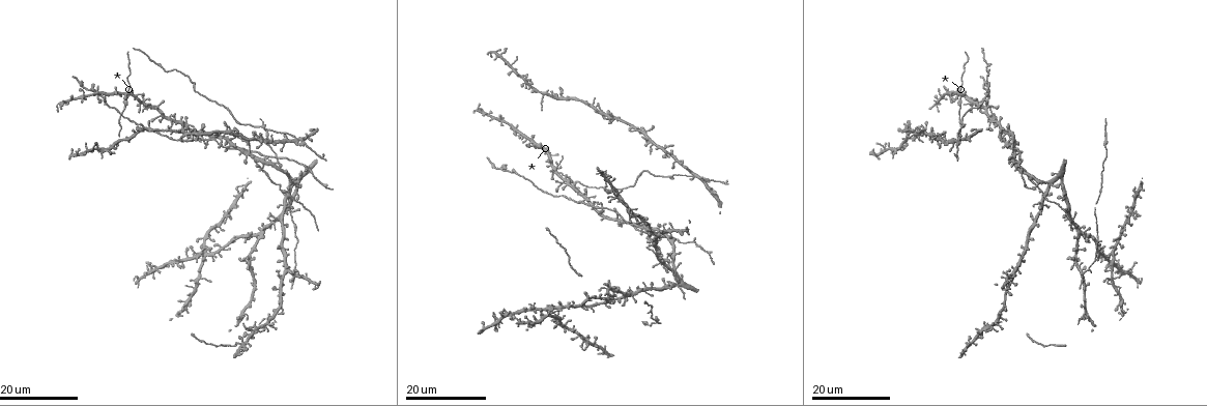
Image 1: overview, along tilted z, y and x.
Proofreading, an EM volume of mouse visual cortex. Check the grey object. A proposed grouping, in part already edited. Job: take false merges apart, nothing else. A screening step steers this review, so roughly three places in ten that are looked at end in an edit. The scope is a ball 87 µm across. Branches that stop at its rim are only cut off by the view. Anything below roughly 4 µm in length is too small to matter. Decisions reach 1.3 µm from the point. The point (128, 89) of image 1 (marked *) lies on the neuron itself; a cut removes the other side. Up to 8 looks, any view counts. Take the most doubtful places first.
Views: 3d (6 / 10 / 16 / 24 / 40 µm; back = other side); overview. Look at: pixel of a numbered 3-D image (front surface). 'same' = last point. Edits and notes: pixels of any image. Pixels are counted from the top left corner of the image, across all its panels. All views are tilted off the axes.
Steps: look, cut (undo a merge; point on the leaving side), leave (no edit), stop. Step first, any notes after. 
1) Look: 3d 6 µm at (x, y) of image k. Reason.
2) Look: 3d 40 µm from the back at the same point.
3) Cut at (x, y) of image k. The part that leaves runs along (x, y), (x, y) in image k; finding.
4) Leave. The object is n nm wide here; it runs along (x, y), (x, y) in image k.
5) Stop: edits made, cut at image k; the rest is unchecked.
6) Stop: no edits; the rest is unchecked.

Look: 3d 16 µm at (640, 233) of image 1.

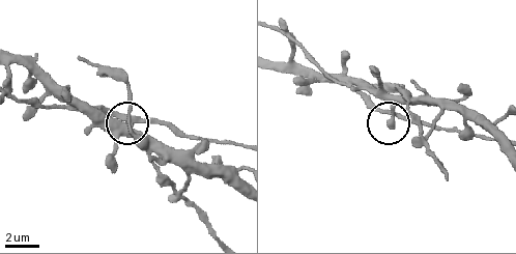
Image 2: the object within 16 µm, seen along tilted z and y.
Look: 3d 6 µm at (391, 117) of image 2.

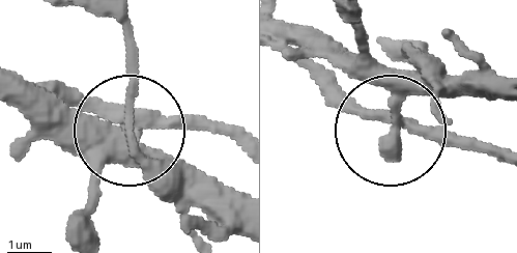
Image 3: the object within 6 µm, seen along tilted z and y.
Leave. 3 arms meet here; continuous, no second neuron.

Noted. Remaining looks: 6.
Look: 3d 16 µm at (1072, 218) of image 1.

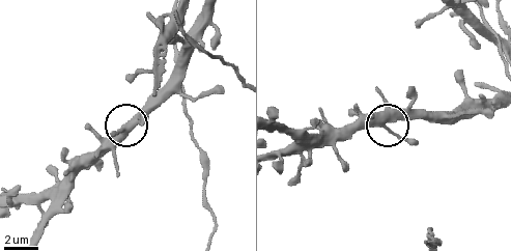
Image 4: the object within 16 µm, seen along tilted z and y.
Look: 3d 10 µm at (385, 128) of image 4.

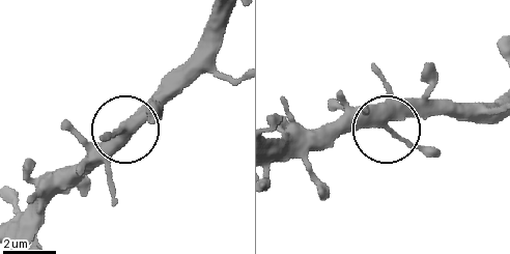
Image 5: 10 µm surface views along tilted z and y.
Leave. Continuous, no second neuron.

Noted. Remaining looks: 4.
Look: 3d 24 µm at (619, 196) of image 1. Four or more arms meet.

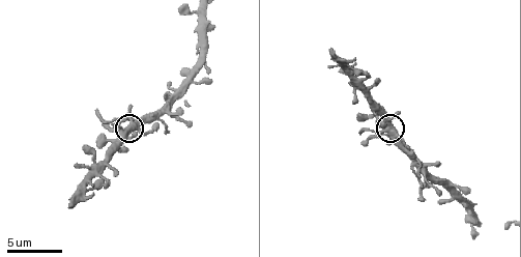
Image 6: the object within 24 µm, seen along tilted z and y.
Look: 3d 10 µm at (133, 121) of image 6.

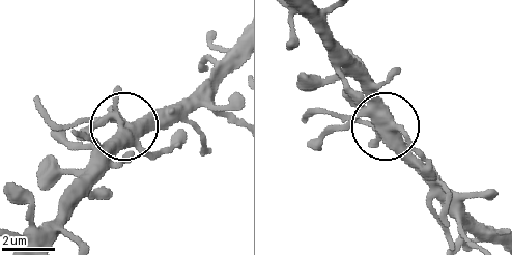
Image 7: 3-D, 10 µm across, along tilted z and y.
Leave. It runs along (233, 57), (174, 106), (144, 119), (49, 123) in image 7; continuous, no second neuron.

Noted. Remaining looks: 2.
Look: 3d 24 µm at (595, 209) of image 1. Side arm on a straight run.

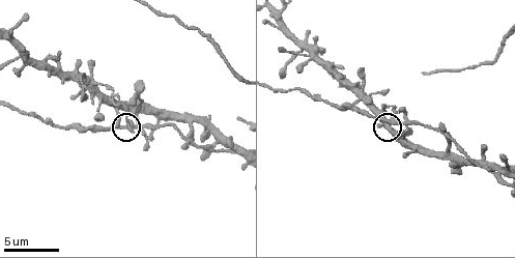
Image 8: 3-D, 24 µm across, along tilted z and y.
Look: 3d 6 µm at (388, 121) of image 8.

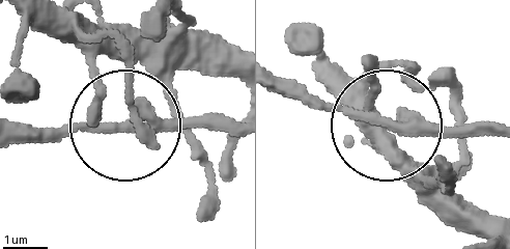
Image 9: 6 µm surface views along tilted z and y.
Leave. 3 arms meet here; continuous, no second neuron.

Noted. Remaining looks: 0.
Stop: no edits; the rest is unchecked.

